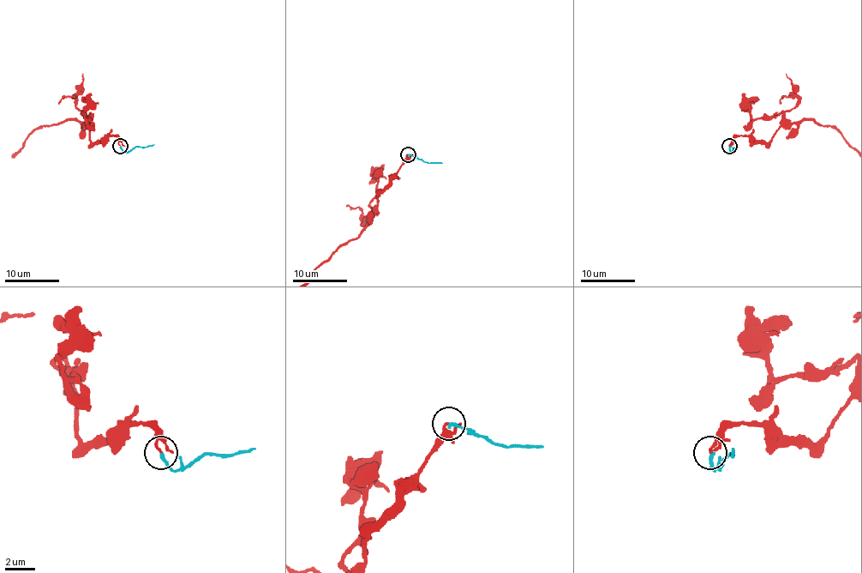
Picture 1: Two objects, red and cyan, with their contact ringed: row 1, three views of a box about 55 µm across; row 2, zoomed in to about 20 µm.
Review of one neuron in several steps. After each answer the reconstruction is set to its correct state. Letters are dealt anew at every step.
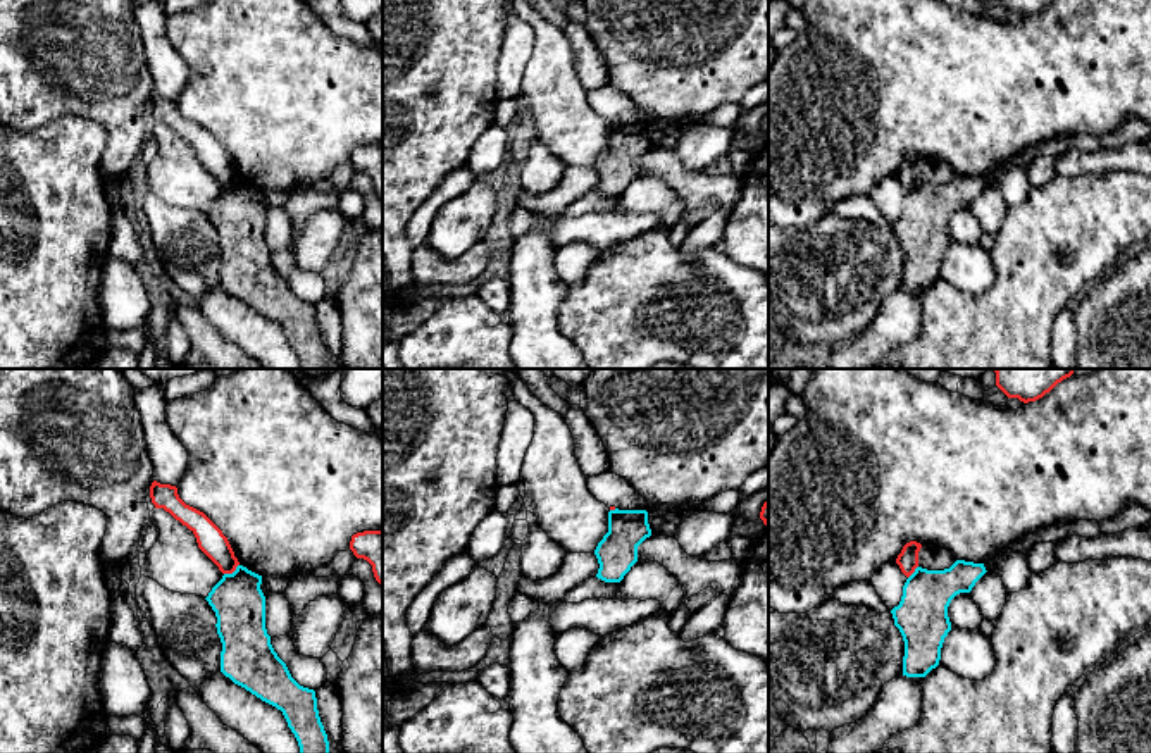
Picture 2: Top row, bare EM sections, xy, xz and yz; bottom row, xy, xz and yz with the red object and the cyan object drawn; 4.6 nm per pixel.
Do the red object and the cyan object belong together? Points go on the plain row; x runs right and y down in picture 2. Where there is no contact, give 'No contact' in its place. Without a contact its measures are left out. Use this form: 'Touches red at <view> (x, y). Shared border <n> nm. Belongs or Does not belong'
Touches red at xy (231, 186). Shared border 90 nm. Does not belong

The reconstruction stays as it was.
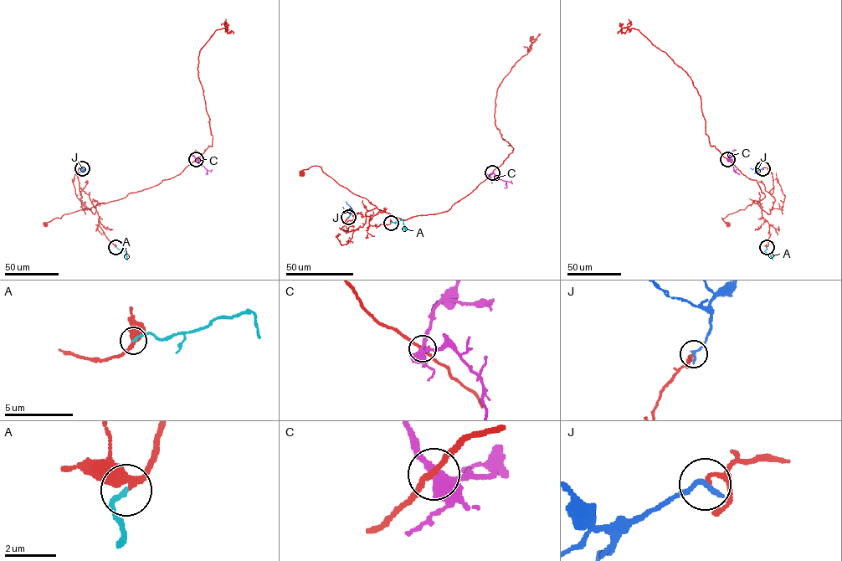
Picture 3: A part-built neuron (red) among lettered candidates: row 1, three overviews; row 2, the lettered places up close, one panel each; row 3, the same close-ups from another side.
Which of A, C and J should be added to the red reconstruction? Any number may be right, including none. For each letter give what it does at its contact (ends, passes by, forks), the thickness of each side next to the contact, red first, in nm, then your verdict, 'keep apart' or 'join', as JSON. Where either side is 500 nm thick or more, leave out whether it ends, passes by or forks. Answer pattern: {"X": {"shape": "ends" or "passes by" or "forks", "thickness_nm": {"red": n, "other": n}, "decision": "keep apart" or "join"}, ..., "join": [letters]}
{"A": {"shape": "ends", "thickness_nm": {"red": 320, "other": 190}, "decision": "join"}, "C": {"shape": "forks", "thickness_nm": {"red": 200, "other": 380}, "decision": "keep apart"}, "J": {"shape": "ends", "thickness_nm": {"red": 140, "other": 240}, "decision": "keep apart"}, "join": ["A"]}

